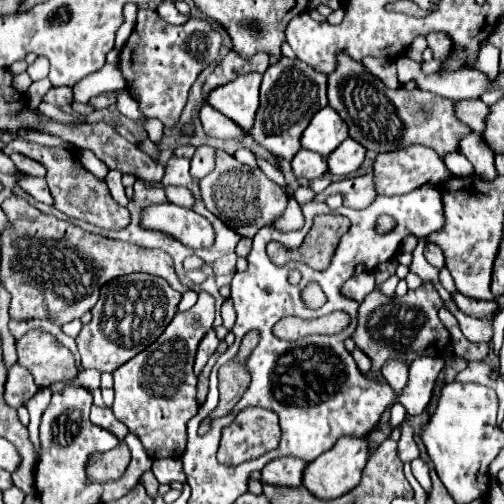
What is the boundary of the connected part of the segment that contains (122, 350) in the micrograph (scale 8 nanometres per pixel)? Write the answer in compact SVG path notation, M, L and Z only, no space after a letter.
M132 273L112 279L100 289L100 301L92 309L92 321L84 325L76 337L82 367L112 373L128 359L144 351L172 321L180 297L182 295L174 291L164 279L154 275Z

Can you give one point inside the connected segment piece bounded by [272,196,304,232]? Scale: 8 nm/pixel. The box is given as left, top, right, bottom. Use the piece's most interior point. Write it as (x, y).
(292, 219)

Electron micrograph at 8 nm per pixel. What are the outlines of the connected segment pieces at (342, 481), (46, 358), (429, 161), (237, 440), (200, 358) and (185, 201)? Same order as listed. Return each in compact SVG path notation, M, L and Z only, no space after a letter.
M340 437L330 451L308 463L304 471L304 487L318 499L336 499L348 493L360 483L362 469L370 457L370 451L372 451L372 443L368 441L368 437Z
M32 329L16 341L18 363L30 369L38 387L70 381L78 375L74 356L44 329Z
M404 147L402 151L390 151L380 153L374 163L374 175L376 175L376 191L378 195L402 195L410 193L426 183L440 185L444 183L452 173L446 169L446 165L438 159L436 151L428 147Z
M246 407L236 415L232 424L223 430L217 460L231 466L240 465L244 461L264 455L266 451L272 451L278 443L280 443L278 415L264 407Z
M211 329L206 334L206 339L200 341L200 347L198 347L198 351L196 351L196 363L194 363L194 373L196 373L196 375L200 375L202 367L208 363L210 355L216 351L218 343L220 343L220 341L218 341L214 329Z
M168 186L165 188L167 198L179 206L192 208L194 206L194 196L184 187Z

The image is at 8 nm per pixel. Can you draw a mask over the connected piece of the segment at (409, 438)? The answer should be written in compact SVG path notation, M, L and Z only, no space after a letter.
M408 421L402 423L402 437L398 441L398 455L404 463L410 463L412 459L416 459L420 455L418 447L416 447L416 441L414 441L414 429L410 427Z

